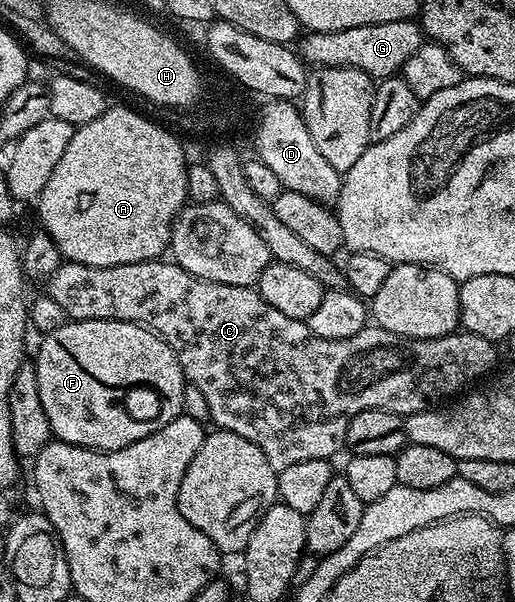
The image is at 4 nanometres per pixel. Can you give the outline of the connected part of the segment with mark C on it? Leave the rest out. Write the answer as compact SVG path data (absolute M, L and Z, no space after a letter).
M157 259L155 261L139 261L138 263L122 263L114 267L90 267L82 263L64 261L58 267L58 271L54 271L46 278L46 286L48 285L46 295L50 299L54 299L54 303L58 303L58 307L62 307L62 311L66 311L68 318L73 321L129 321L135 325L142 325L146 329L151 329L152 332L158 334L174 351L187 384L198 387L198 391L202 391L206 404L210 407L211 424L214 423L213 426L216 429L234 431L234 435L242 435L242 439L250 439L250 443L254 443L254 447L258 447L258 451L262 451L262 455L266 455L266 459L270 459L270 467L274 467L278 471L292 466L293 463L303 463L305 459L335 458L335 453L340 448L342 450L345 448L346 431L350 427L350 419L354 419L354 415L371 409L385 409L401 415L431 409L437 403L443 402L445 399L467 390L473 383L479 382L481 380L479 377L483 373L490 372L492 364L496 361L497 346L493 342L482 339L482 335L463 331L447 333L438 339L418 339L417 337L403 337L397 333L391 333L372 323L362 331L358 331L358 335L350 335L350 339L338 339L337 341L322 339L310 331L307 321L290 319L290 315L282 315L282 311L270 307L270 303L266 303L266 299L262 299L262 295L255 288L247 285L227 285L217 281L201 281L199 277L190 275L178 264L163 265L164 263L163 260Z

